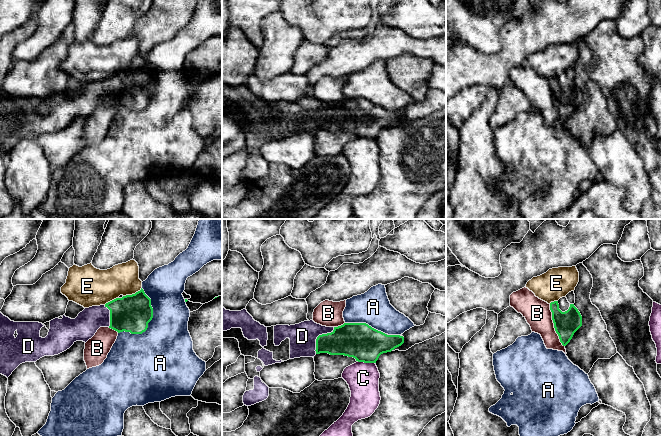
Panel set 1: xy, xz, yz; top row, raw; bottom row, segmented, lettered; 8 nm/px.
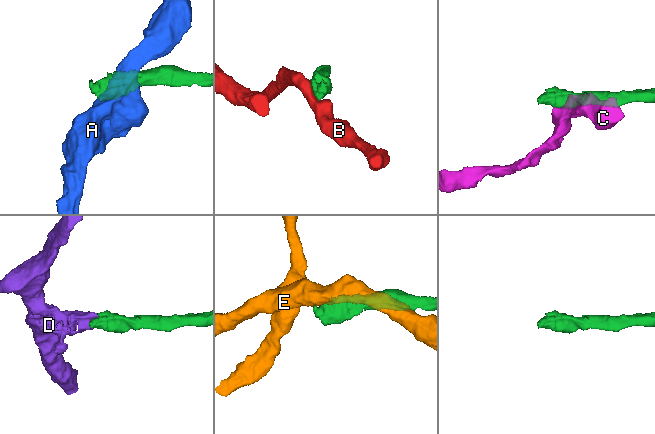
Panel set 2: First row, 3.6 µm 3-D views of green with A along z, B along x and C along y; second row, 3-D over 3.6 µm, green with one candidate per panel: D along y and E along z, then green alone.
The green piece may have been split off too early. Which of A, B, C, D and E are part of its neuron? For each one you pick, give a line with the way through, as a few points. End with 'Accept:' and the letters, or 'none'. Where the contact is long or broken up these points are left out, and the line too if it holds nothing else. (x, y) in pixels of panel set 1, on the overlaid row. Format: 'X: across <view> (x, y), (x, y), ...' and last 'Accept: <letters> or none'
D: across xz (349, 339), (318, 336), (302, 336)
Accept: D

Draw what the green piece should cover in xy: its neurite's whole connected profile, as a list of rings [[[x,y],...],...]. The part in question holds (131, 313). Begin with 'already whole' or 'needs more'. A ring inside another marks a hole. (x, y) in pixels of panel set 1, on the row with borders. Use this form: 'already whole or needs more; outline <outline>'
needs more; outline [[[142,288],[135,294],[116,298],[105,305],[85,308],[75,319],[63,315],[44,324],[39,322],[14,322],[0,312],[0,374],[8,378],[22,363],[36,362],[44,356],[58,355],[69,349],[76,341],[83,341],[86,343],[95,335],[100,327],[109,327],[118,333],[125,331],[130,332],[131,334],[142,334],[147,330],[148,323],[152,318],[153,308],[151,306],[151,299],[145,294]],[[44,326],[49,332],[45,338],[42,338],[40,336],[40,330]]]

